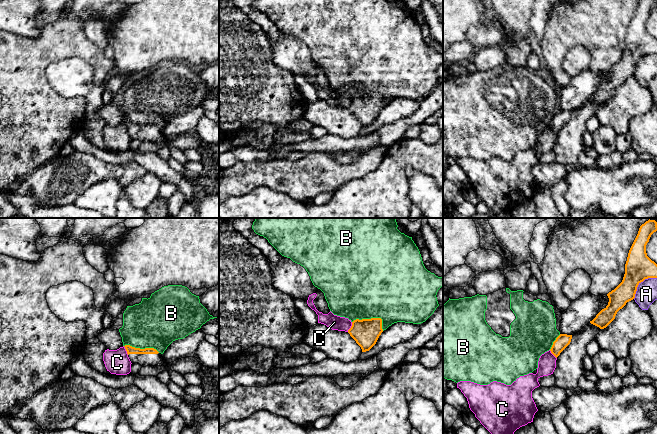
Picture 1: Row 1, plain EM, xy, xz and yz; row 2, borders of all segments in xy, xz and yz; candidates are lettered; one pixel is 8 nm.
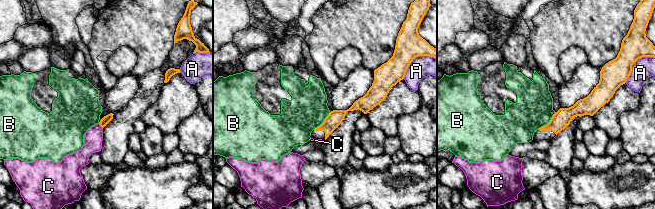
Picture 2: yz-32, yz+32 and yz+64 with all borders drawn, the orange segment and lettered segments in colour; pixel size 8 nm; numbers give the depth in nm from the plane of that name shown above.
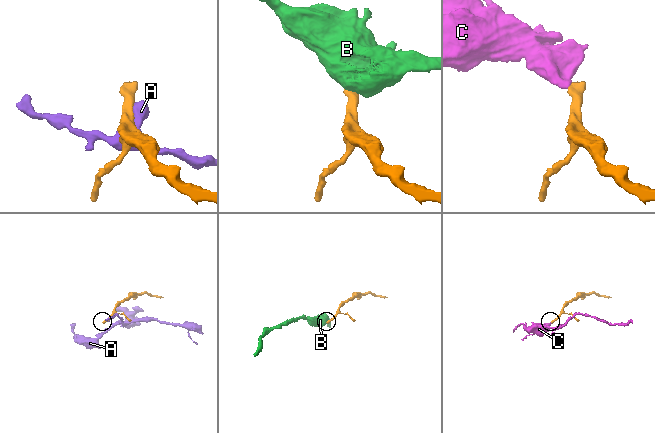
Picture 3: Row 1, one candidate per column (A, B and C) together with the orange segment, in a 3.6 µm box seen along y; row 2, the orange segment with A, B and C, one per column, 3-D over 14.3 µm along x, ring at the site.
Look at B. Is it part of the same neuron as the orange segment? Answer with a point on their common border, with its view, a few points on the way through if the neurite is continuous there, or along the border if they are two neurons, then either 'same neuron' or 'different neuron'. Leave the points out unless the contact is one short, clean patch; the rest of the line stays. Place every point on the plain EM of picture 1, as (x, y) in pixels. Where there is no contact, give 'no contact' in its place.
meets orange in xz at (372, 94); border along xz (352, 98), (356, 95), (380, 94), (383, 106); different neuron

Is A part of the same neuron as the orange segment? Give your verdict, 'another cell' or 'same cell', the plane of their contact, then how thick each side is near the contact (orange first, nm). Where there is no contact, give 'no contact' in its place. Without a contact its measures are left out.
another cell; meets orange in yz; 220 nm thick on the orange side, 170 nm on the other

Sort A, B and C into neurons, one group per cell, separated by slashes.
A / B / C

